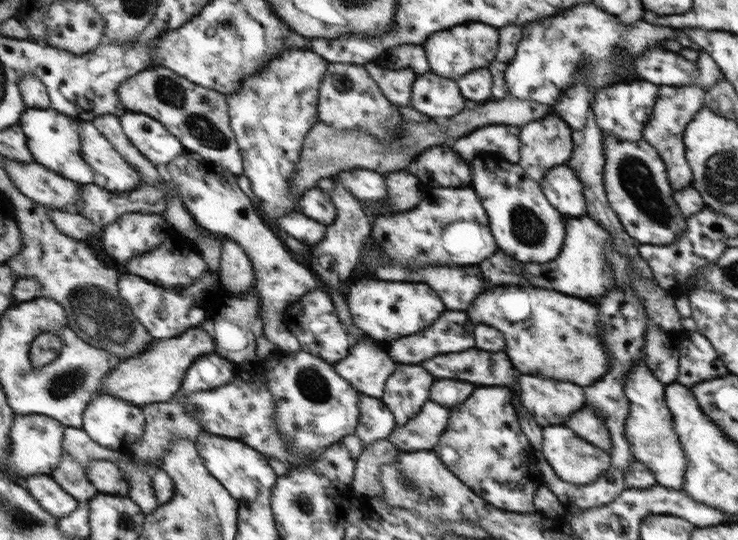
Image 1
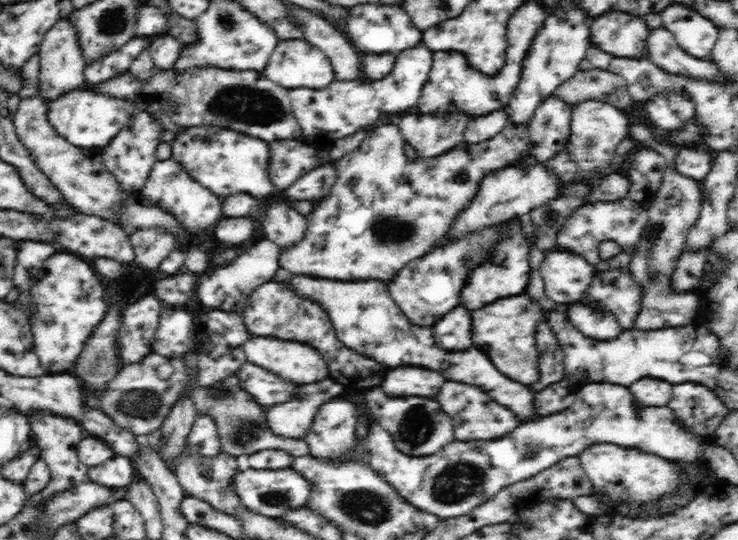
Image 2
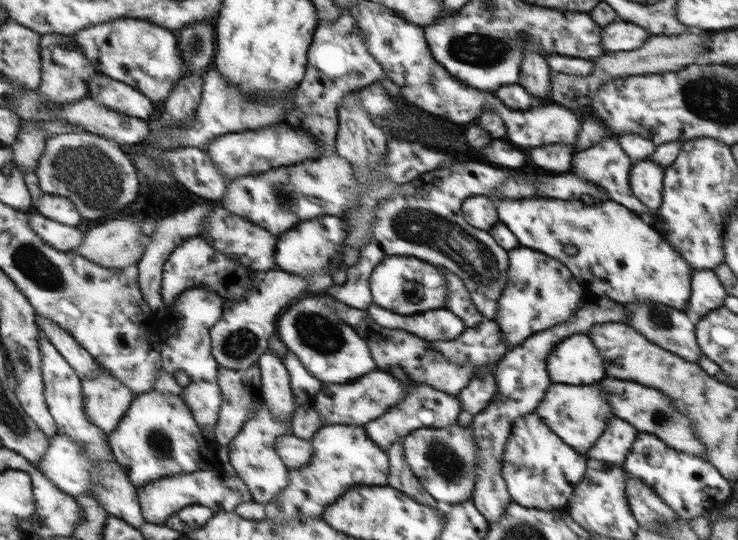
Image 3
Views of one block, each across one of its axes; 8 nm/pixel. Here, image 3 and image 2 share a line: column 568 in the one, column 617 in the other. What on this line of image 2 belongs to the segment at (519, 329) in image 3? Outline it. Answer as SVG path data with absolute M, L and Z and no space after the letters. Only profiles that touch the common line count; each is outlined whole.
M626 267L595 273L581 302L597 302L605 306L624 330L630 330L640 312L640 300L642 291Z

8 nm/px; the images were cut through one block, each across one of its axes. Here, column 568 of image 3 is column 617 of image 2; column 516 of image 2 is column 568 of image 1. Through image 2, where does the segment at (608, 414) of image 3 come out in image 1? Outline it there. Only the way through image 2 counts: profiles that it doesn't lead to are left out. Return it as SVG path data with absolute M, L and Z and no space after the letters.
M552 425L543 427L541 434L541 452L559 480L575 484L575 486L583 486L583 484L595 482L597 478L603 476L603 473L609 470L611 455L601 450L601 448L593 446L592 443L585 442L585 439L573 434L573 431L569 430L569 428L561 425Z

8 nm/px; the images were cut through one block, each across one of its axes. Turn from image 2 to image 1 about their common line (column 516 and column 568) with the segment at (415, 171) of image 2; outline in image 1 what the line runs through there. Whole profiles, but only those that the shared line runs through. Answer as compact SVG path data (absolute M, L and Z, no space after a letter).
M557 114L545 115L520 126L520 160L516 163L526 172L531 180L539 182L544 172L551 167L567 162L572 151L572 140L568 124Z

